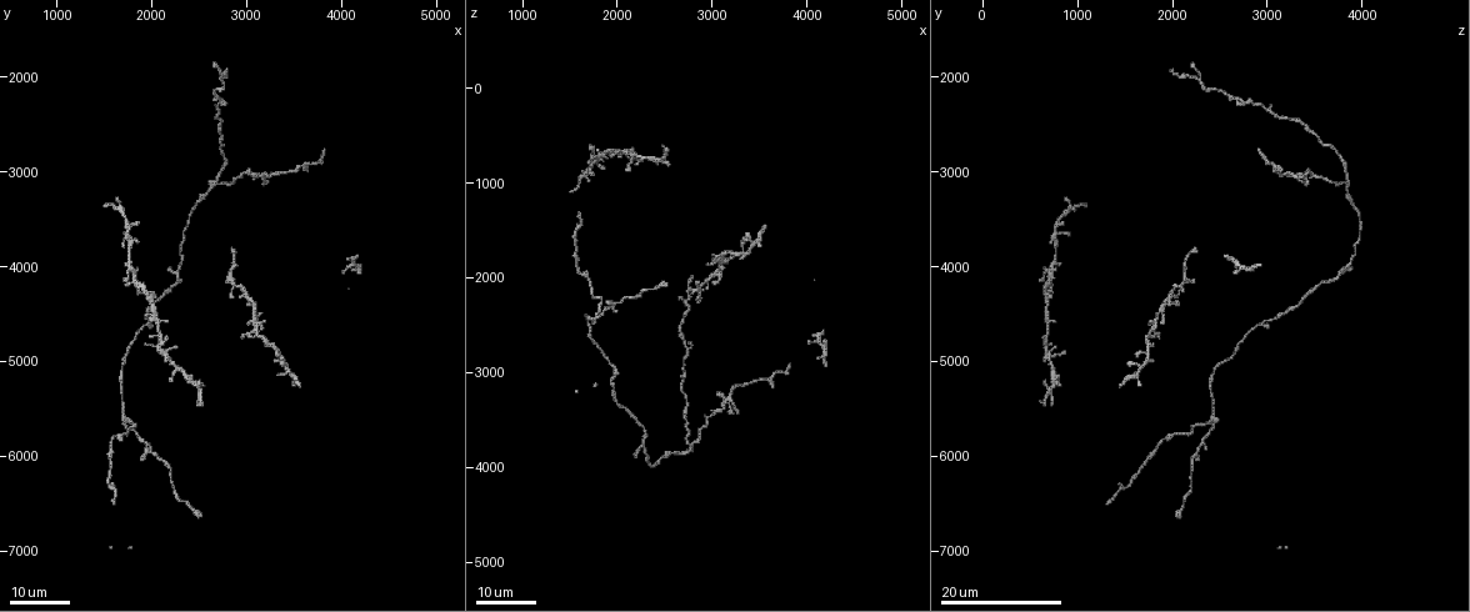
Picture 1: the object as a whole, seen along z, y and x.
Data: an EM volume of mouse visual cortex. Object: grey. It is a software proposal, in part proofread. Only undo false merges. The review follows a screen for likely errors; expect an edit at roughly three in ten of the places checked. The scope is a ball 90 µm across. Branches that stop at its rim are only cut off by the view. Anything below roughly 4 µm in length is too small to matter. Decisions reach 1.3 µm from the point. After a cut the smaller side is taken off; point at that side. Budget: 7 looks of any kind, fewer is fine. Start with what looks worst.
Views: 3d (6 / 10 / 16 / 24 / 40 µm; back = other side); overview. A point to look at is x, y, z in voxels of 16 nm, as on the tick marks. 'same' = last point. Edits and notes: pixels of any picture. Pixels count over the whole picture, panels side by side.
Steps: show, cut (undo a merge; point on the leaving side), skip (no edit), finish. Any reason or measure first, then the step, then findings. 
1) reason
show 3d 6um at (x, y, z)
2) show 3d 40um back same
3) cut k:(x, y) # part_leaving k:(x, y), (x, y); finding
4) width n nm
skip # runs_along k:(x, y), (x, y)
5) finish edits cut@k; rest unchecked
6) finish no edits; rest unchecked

branch point
show 3d 24um at (2680, 3140, 3860)

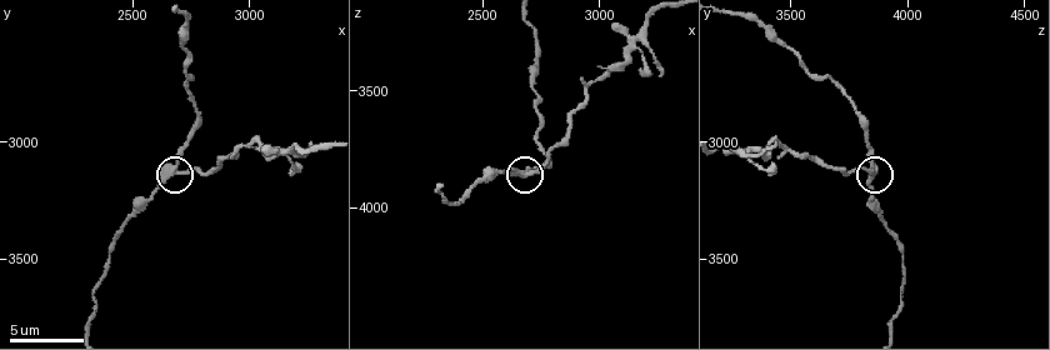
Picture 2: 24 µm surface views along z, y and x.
show 3d 6um at (2690, 3130, 3860)

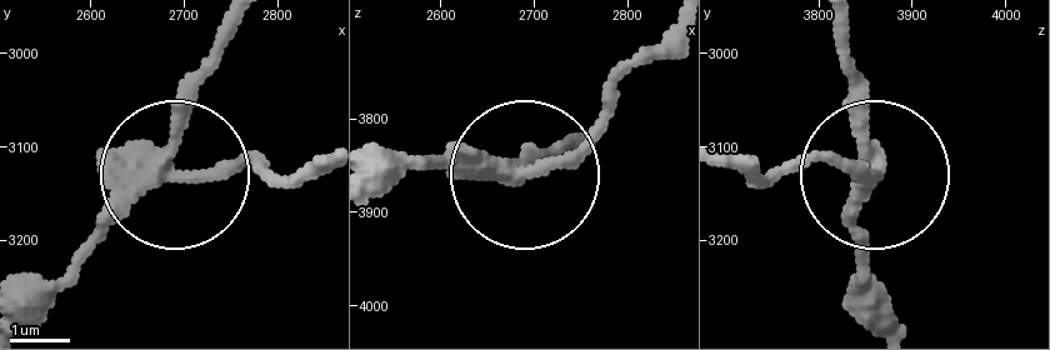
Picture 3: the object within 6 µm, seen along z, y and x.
arms 3
cut 3:(255, 156) # part_leaving 3:(189, 175), (319, 165); two neurons meet here

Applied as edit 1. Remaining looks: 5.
show 3d 16um at (3060, 4400, 2000)

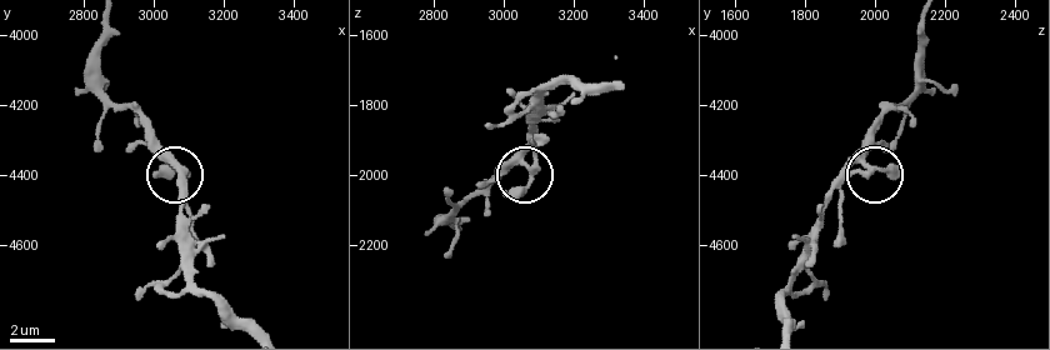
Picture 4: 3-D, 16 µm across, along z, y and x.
show 3d 10um at (3080, 4390, 2000)

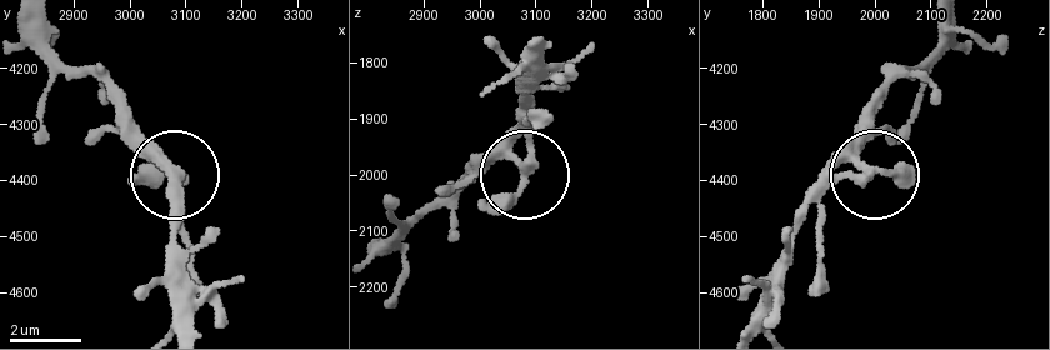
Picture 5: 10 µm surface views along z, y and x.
skip # continuous, no second neuron

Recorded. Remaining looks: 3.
looks like a crossing
show 3d 16um at (2840, 4160, 2120)

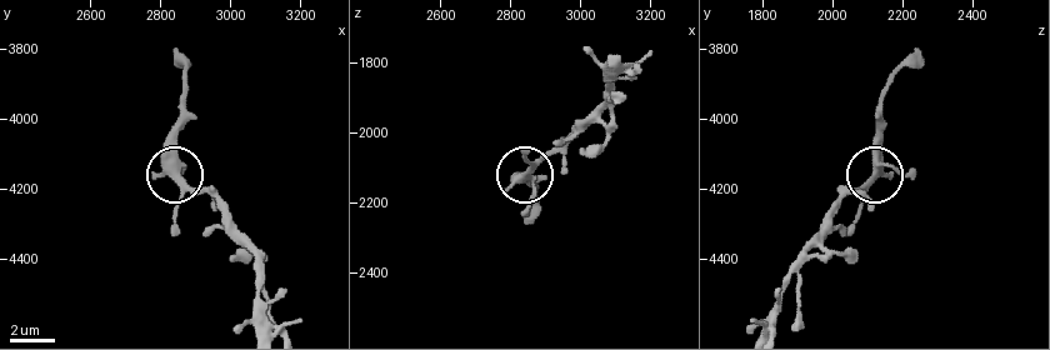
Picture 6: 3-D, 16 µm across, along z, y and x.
show 3d 10um at (2830, 4160, 2120)

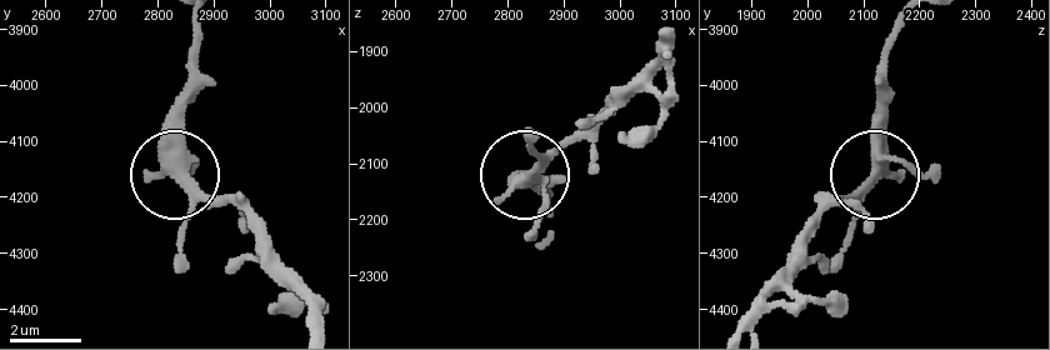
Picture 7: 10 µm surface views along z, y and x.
skip # continuous, no second neuron

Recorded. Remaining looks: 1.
finish edits cut@3; rest unchecked

